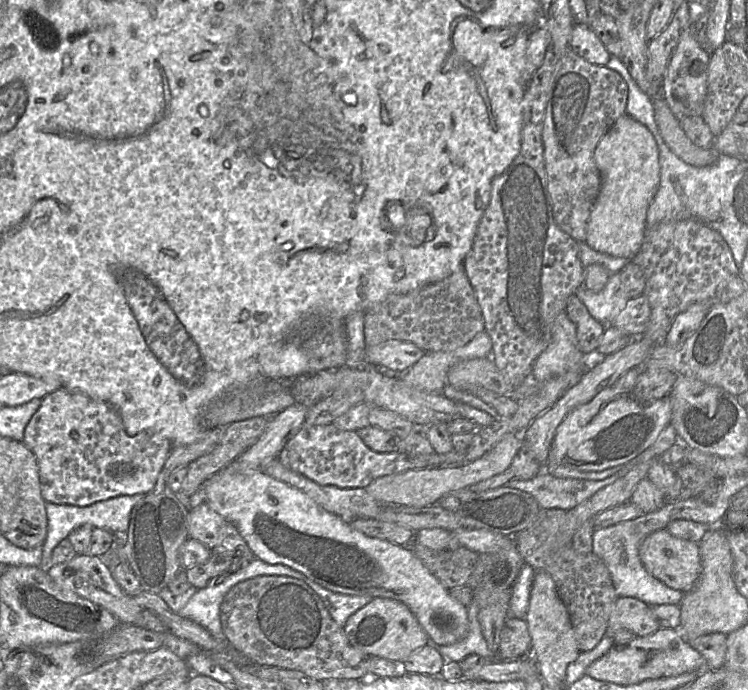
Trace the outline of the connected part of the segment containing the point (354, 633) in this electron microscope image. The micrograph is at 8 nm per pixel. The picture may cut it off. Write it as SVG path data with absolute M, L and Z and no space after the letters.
M372 598L348 618L343 630L350 644L367 656L394 662L404 662L413 652L429 643L429 636L411 609L405 603L391 598Z

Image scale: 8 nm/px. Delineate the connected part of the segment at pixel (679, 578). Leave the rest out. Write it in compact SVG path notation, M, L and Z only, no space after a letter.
M667 529L658 530L649 535L640 546L639 557L649 574L668 587L682 593L688 592L695 585L702 572L698 544L678 538Z

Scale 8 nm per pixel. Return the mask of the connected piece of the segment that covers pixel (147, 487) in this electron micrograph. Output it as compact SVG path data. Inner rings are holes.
M62 387L41 399L22 442L36 457L44 500L75 506L120 495L147 494L154 488L172 447L167 438L150 431L129 435L113 407Z

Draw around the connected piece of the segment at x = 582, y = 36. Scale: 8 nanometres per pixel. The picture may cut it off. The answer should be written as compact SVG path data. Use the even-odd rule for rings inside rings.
M574 23L569 45L579 56L598 66L606 66L611 57L601 40L587 25Z

